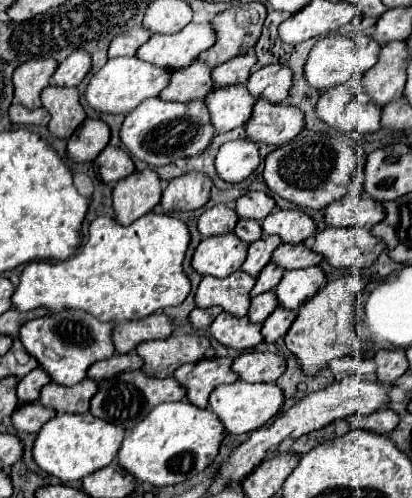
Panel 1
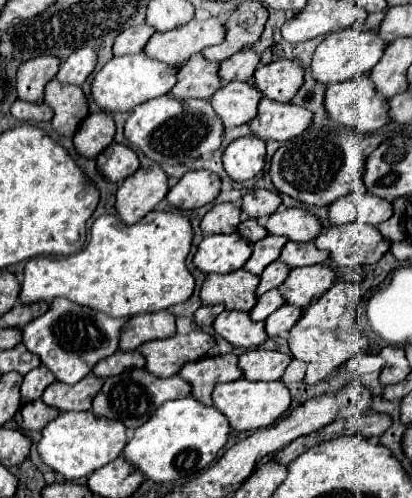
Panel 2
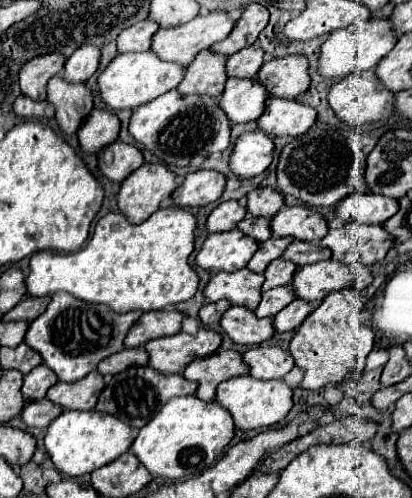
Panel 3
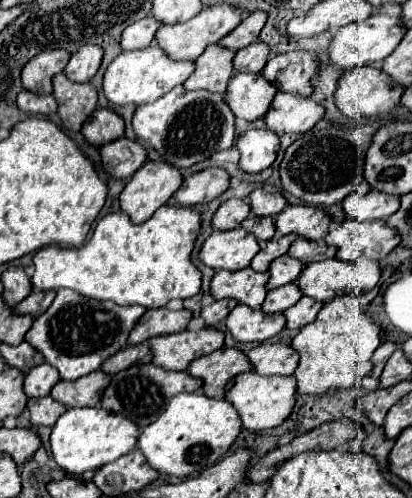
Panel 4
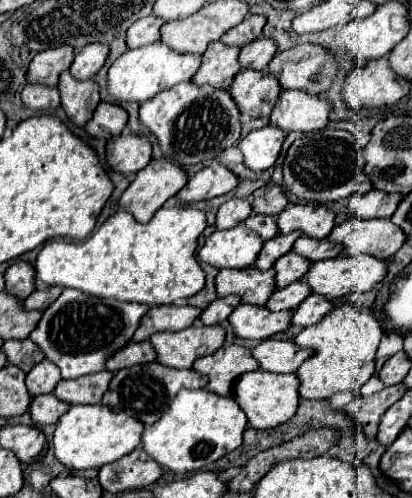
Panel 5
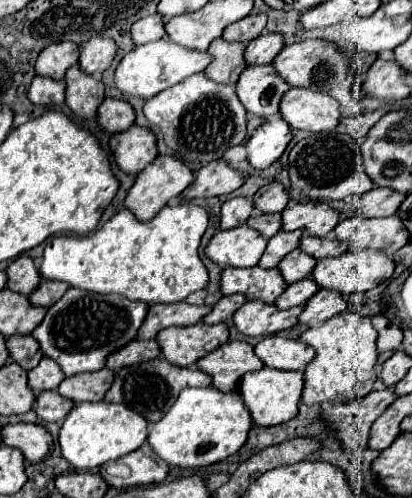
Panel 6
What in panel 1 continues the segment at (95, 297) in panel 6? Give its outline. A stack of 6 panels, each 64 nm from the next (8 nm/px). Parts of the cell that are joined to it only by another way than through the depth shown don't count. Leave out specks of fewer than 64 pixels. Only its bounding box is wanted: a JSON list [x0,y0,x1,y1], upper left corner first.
[20,312,114,386]

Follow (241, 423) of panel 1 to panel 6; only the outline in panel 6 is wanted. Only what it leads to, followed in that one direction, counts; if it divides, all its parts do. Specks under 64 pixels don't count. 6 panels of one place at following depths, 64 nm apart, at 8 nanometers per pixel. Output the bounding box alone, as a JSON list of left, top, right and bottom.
[238,368,302,426]

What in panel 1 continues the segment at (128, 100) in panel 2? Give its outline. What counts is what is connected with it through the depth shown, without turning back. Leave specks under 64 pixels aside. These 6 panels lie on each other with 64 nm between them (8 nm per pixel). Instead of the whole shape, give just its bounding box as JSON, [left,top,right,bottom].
[84,56,168,114]

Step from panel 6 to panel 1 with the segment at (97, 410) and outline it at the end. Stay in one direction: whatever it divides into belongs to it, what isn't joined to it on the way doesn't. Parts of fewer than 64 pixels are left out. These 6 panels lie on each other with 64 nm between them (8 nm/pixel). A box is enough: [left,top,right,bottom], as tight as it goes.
[32,412,124,482]

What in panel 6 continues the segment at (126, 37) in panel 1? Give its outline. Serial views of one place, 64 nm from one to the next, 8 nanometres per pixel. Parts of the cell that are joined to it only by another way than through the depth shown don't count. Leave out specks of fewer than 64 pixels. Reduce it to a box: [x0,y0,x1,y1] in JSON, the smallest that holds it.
[132,14,164,46]

